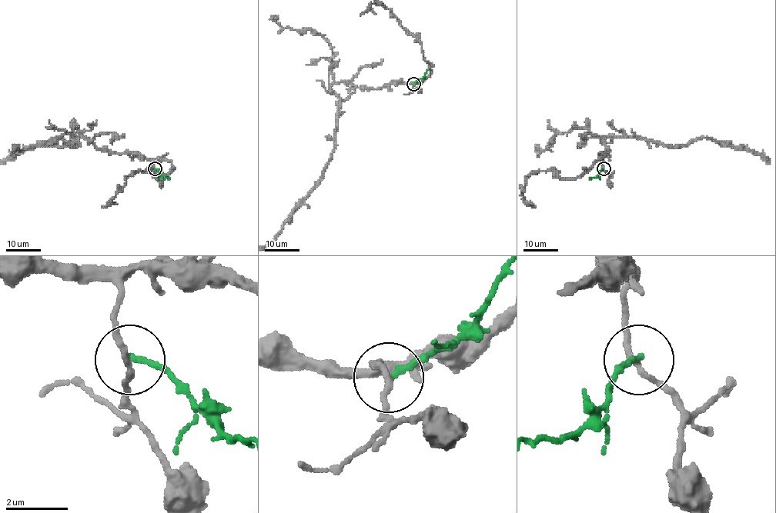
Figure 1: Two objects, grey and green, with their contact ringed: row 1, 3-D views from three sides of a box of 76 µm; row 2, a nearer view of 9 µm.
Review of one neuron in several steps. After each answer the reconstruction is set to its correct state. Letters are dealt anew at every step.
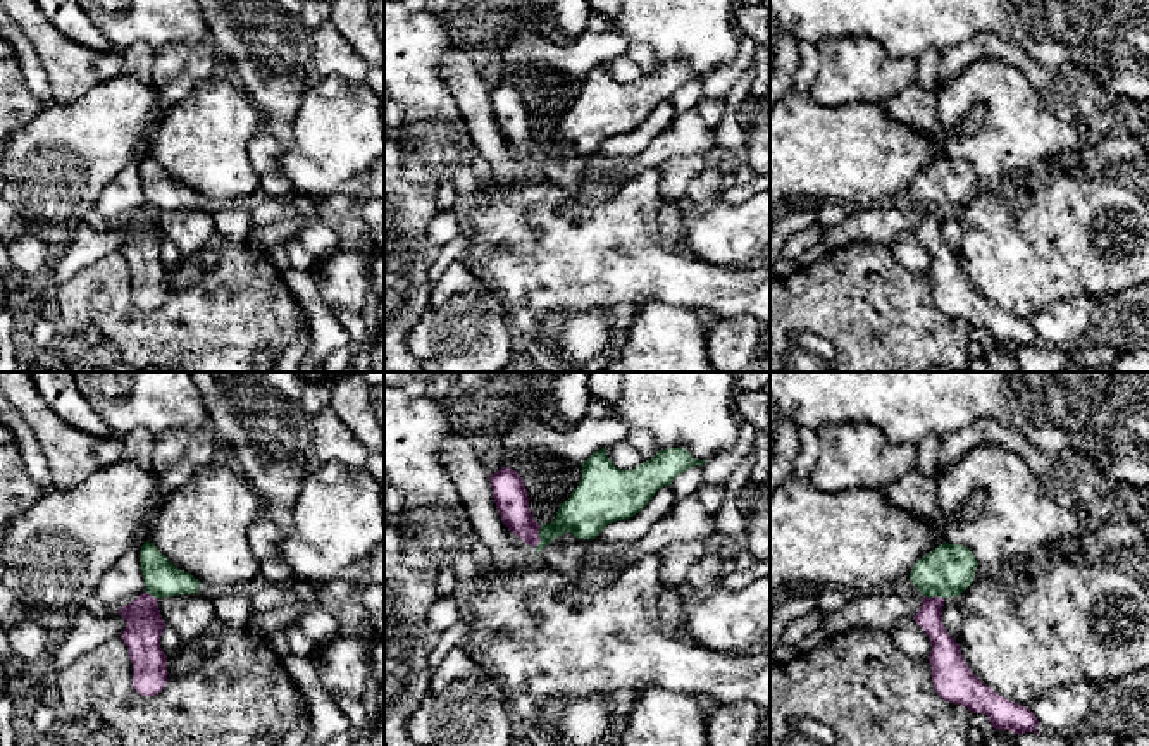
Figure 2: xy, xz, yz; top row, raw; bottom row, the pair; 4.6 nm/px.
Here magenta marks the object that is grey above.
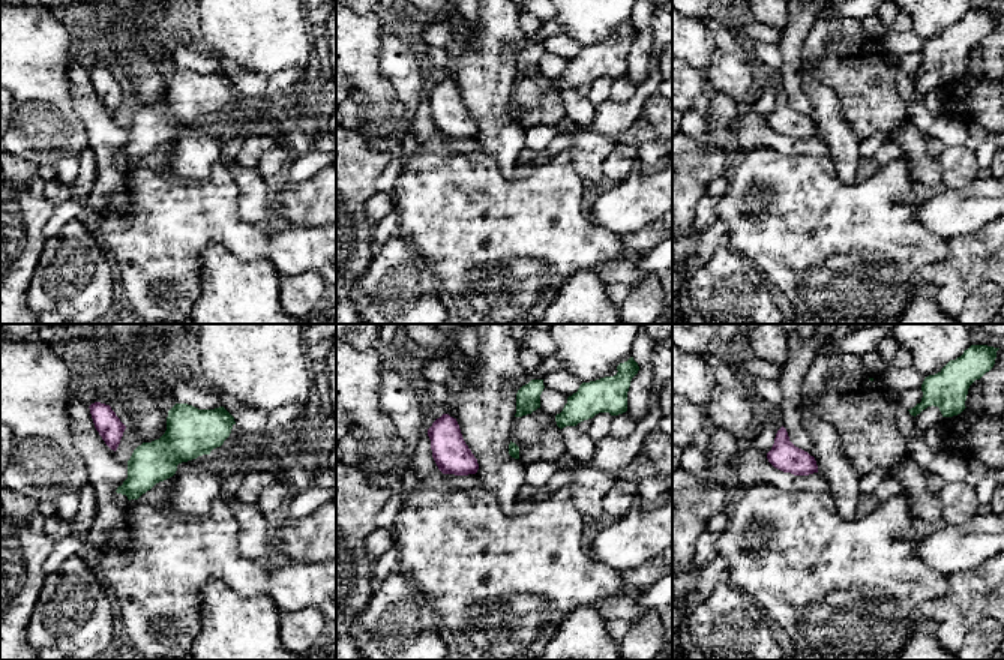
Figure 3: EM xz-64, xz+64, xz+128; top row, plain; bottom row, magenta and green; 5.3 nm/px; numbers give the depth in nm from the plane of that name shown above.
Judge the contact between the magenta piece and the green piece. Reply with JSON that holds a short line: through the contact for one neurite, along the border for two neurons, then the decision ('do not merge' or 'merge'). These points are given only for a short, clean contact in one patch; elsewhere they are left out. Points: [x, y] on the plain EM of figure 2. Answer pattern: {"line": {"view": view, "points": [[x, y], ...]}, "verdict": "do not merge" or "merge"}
{"line": {"view": "xz", "points": [[541, 140], [540, 155], [534, 161]]}, "verdict": "do not merge"}

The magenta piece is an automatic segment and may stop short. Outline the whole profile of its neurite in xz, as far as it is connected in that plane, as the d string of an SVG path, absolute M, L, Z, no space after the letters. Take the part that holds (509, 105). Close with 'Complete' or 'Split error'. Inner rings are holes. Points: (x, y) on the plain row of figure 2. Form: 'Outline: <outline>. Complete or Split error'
Outline: M501 81L489 90L493 112L503 138L524 157L537 160L541 140L529 124L527 103L517 84Z. Complete

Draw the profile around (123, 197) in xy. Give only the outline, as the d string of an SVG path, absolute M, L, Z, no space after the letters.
M158 122L153 124L153 131L148 133L138 145L134 157L122 167L122 171L105 184L100 191L95 208L114 226L134 215L140 208L146 207L145 193L140 181L140 164L148 155L152 138L155 134Z

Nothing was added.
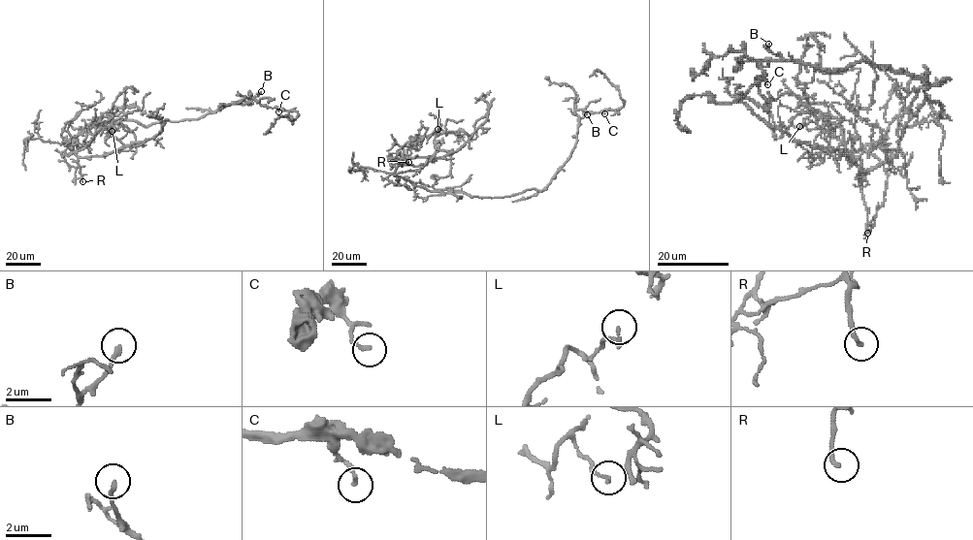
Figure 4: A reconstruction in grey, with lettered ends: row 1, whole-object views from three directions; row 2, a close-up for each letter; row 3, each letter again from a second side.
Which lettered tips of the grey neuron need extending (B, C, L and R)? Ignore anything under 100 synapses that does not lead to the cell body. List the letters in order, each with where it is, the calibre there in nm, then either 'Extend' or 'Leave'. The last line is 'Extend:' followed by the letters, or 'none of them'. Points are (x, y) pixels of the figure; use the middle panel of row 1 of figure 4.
B: Place: (587, 114). Thickness 190 nm. Leave
C: Place: (604, 113). Thickness 160 nm. Leave
L: Place: (437, 129). Thickness 150 nm. Leave
R: Place: (408, 162). Thickness 180 nm. Leave
Extend: none of them

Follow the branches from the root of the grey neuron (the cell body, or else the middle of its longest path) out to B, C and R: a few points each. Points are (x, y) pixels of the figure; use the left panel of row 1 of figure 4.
B: (158, 123), (198, 118), (241, 100), (250, 104), (261, 91)
C: (158, 123), (198, 118), (241, 100), (250, 104), (253, 100), (248, 99), (278, 111)
R: (158, 123), (145, 126), (134, 120), (106, 116), (91, 122), (69, 144), (78, 157), (82, 181)

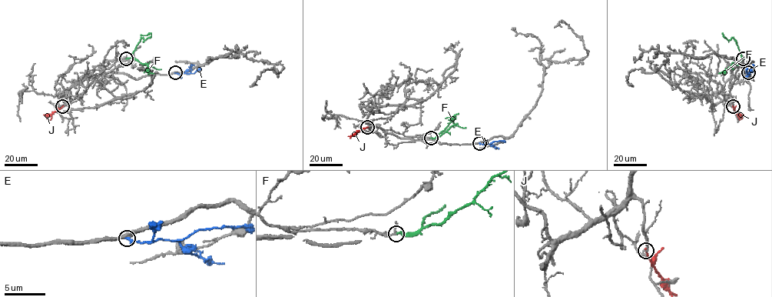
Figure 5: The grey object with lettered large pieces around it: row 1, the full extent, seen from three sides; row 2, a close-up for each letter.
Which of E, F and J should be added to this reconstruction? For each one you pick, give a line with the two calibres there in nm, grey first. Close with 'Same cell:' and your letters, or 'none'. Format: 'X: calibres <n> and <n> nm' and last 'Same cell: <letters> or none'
F: calibres 200 and 280 nm
Same cell: F

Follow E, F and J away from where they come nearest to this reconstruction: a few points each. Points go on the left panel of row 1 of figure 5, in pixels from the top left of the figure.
E: (175, 72), (193, 73), (200, 67)
F: (126, 58), (131, 57), (140, 39), (142, 38), (145, 40), (150, 36), (150, 34), (140, 35)
J: (62, 106), (51, 115), (43, 115)

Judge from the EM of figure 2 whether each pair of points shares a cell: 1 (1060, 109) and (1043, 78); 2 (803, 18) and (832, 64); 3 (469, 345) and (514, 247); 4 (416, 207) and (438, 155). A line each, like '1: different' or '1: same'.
1: same
2: different
3: different
4: different

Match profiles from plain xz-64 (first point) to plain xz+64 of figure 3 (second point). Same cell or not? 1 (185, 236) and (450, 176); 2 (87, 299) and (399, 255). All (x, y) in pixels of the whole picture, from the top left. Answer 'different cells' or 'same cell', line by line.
1: same cell
2: same cell

